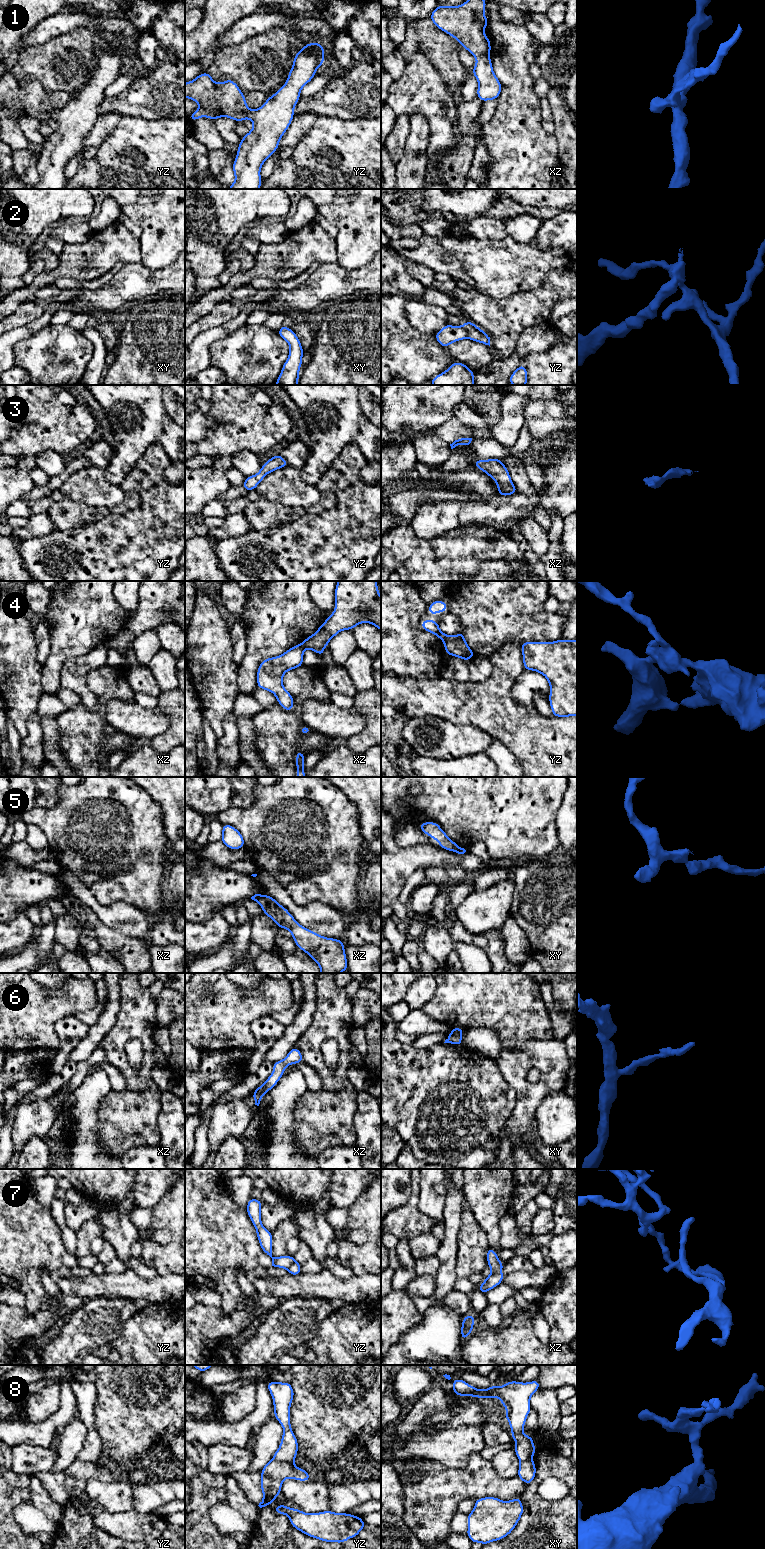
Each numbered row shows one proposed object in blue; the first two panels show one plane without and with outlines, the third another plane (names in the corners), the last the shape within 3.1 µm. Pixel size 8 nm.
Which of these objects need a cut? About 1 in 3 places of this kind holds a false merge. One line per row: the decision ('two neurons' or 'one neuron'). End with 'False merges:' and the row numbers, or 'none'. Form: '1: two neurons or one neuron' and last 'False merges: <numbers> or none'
1: one neuron
2: two neurons
3: one neuron
4: two neurons
5: two neurons
6: one neuron
7: two neurons
8: two neurons
False merges: 2, 4, 5, 7, 8

